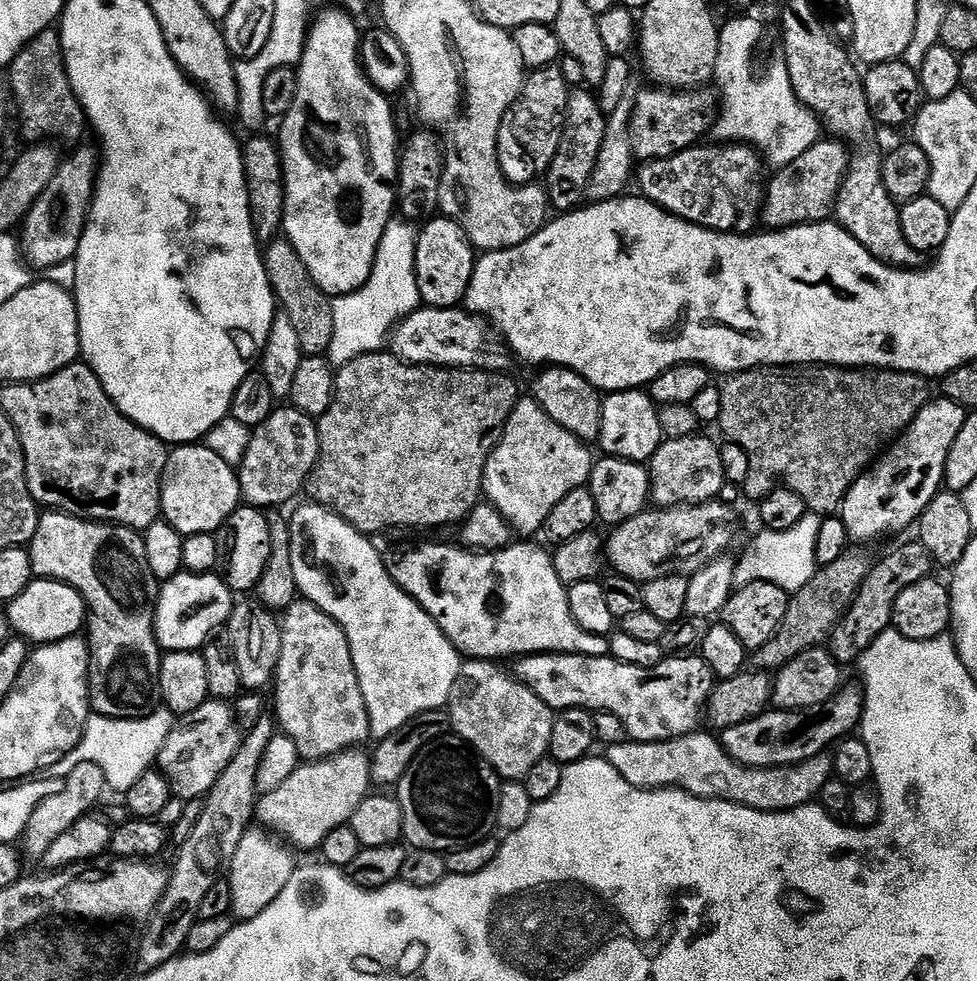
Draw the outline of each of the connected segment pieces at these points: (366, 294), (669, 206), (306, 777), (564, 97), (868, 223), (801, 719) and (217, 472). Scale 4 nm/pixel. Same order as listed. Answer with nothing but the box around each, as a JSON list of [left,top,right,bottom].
[[326,218,421,367],[634,142,766,236],[255,755,365,849],[496,66,570,186],[835,144,922,270],[718,683,864,768],[160,443,241,537]]

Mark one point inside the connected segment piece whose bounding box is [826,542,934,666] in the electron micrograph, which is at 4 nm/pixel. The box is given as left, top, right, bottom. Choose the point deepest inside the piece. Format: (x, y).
(870, 614)

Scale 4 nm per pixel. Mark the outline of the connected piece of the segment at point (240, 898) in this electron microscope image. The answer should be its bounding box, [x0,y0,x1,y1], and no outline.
[230,826,297,921]

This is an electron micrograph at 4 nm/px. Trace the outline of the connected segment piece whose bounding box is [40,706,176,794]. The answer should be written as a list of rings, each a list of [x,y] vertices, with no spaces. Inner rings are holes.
[[[163,706],[157,707],[155,712],[142,719],[116,720],[107,716],[91,715],[82,730],[81,741],[71,752],[65,753],[60,759],[42,768],[41,779],[64,780],[75,766],[91,760],[102,768],[112,790],[114,788],[120,791],[120,794],[126,794],[141,774],[149,771],[157,761],[157,756],[175,724],[175,713]]]

